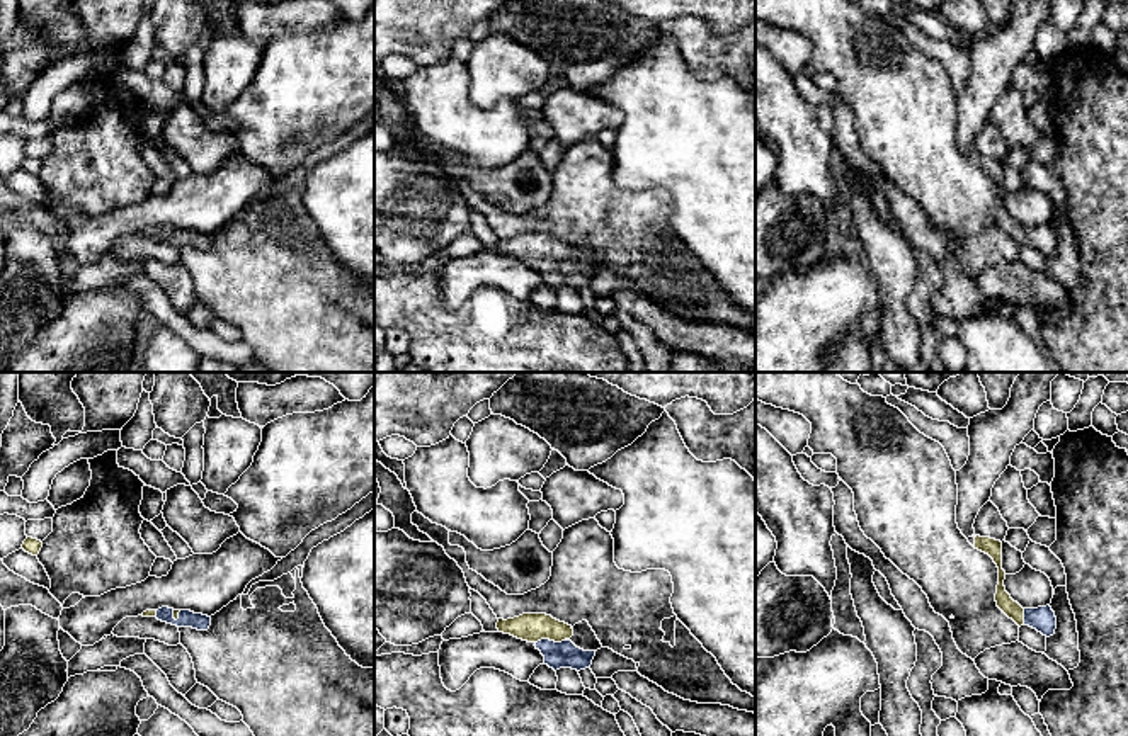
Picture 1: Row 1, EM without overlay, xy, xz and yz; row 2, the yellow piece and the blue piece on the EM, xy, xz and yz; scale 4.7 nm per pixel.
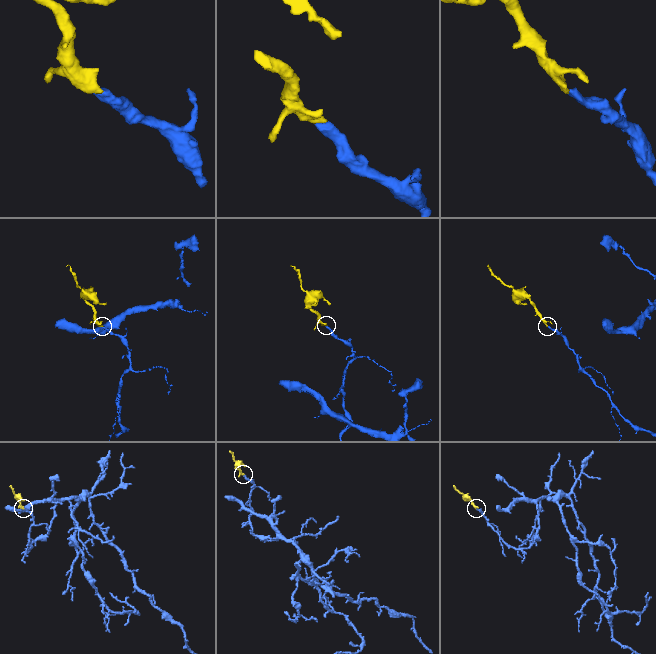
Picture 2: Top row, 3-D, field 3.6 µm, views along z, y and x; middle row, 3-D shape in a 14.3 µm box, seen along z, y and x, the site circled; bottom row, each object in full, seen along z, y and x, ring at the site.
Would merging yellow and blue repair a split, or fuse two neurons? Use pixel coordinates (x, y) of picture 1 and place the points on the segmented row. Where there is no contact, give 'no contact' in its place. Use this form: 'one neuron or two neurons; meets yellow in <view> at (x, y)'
one neuron; meets yellow in xz at (550, 639)

